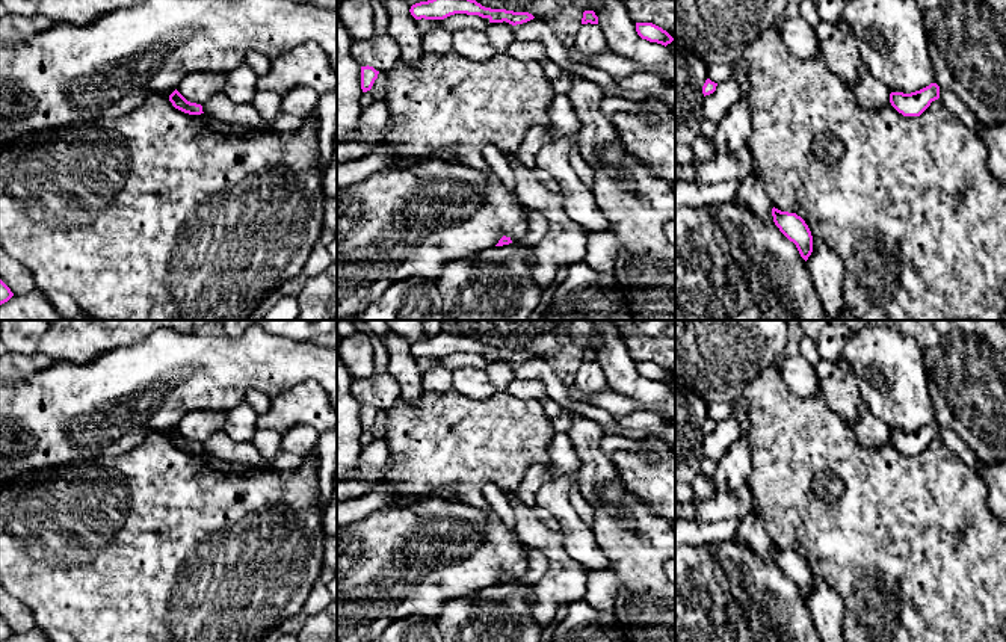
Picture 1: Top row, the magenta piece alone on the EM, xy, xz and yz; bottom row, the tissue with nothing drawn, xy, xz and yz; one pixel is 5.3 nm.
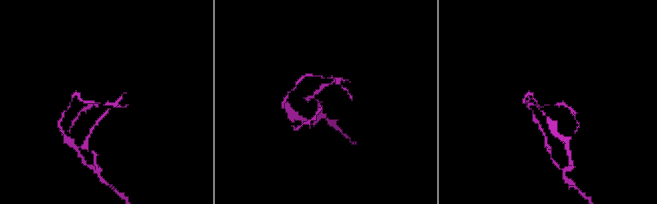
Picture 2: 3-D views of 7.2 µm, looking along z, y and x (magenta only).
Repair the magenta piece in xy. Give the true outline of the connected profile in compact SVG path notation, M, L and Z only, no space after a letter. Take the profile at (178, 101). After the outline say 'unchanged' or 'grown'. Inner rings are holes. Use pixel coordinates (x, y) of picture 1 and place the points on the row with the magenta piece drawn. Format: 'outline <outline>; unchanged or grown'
outline M177 89L169 95L169 101L175 109L184 113L189 113L189 115L204 113L201 104L187 101Z; unchanged

